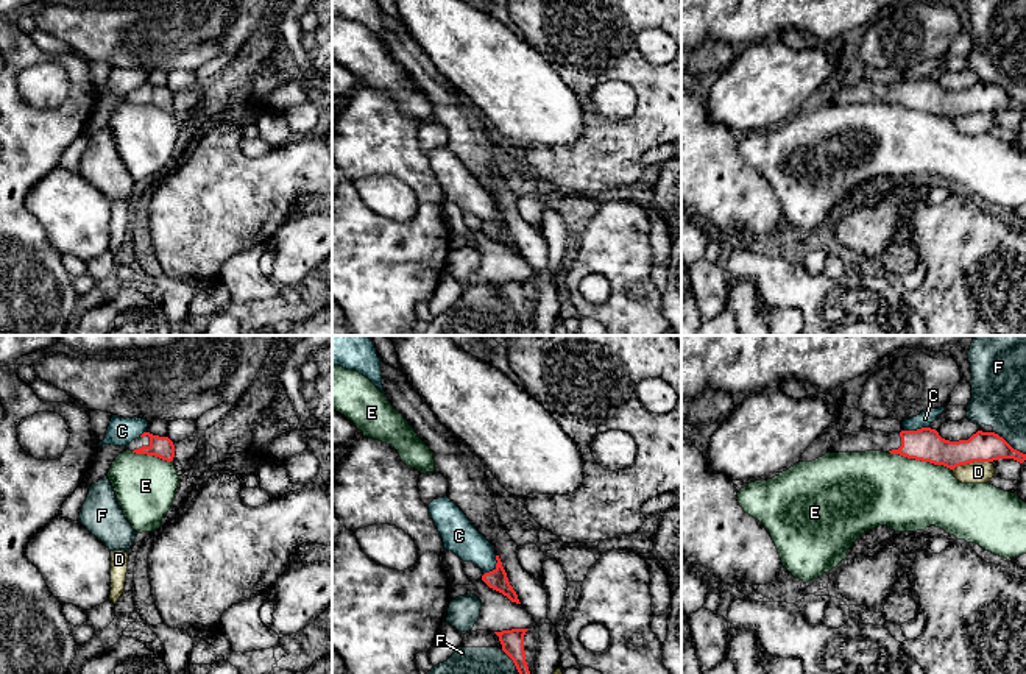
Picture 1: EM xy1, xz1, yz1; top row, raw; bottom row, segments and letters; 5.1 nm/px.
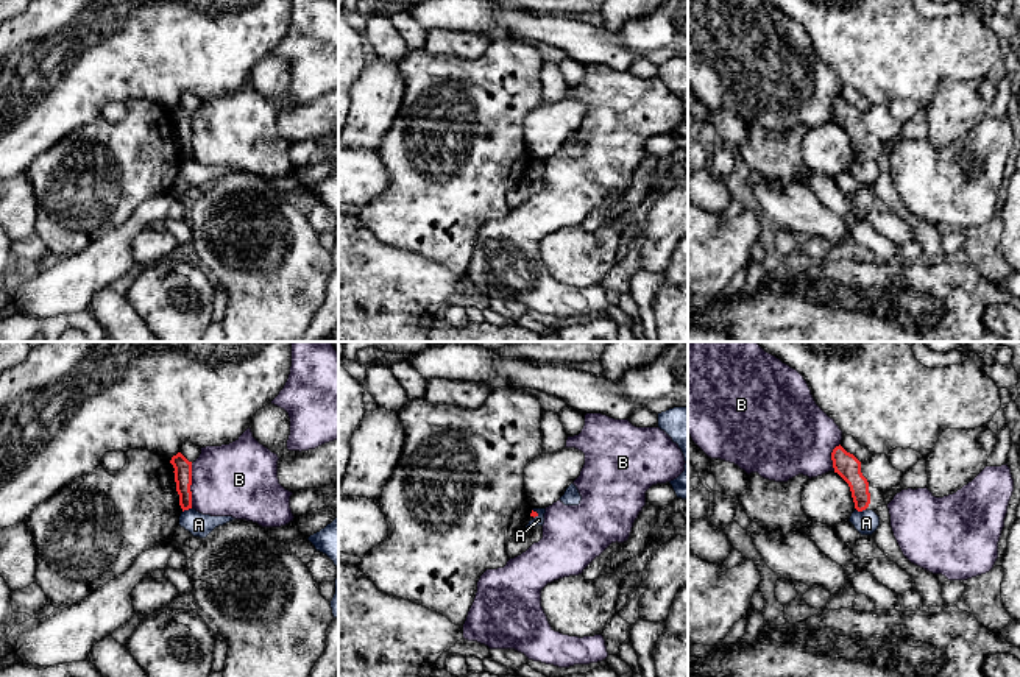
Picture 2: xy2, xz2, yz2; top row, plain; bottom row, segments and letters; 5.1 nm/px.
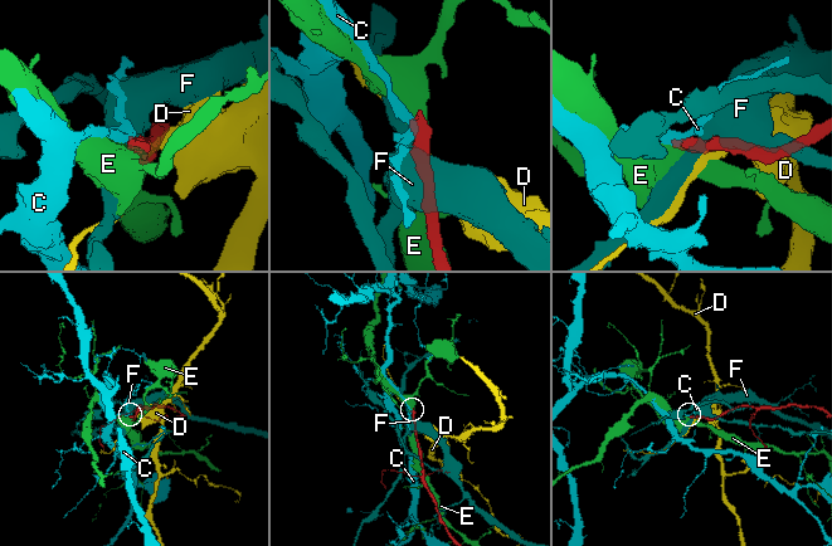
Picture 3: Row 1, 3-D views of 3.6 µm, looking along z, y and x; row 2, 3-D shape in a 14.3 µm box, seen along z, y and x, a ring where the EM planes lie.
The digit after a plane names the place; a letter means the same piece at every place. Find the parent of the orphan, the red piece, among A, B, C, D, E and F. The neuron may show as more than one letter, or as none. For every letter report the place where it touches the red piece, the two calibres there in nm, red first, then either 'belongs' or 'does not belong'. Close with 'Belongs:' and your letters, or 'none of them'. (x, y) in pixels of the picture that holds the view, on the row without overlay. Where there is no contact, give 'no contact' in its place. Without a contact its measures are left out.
A: contact xy2 (186, 159); calibres 100 and 120 nm; does not belong
B: contact xy2 (191, 134); calibres 100 and 380 nm; does not belong
C: contact xz1 (496, 217); calibres 110 and 180 nm; does not belong
D: contact yz1 (970, 113); calibres 170 and 110 nm; does not belong
E: contact yz1 (920, 109); calibres 170 and 380 nm; does not belong
F: contact xz1 (515, 315); calibres 120 and 380 nm; does not belong
Belongs: none of them

